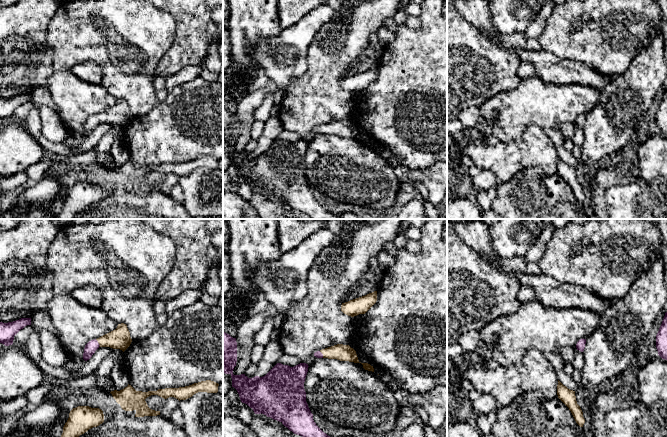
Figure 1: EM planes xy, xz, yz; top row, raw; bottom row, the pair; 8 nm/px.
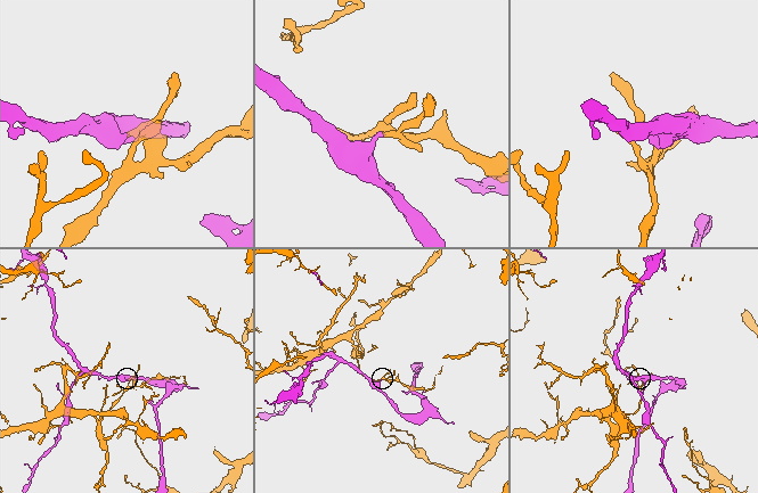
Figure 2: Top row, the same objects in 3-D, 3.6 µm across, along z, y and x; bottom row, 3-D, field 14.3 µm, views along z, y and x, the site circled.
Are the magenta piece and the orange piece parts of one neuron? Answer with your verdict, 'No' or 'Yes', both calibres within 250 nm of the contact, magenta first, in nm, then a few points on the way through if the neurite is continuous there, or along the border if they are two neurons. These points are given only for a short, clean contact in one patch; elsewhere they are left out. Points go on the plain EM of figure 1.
No. Thickness 90 nm (magenta) against 160 nm. Boundary: xy (95, 115), (99, 122)

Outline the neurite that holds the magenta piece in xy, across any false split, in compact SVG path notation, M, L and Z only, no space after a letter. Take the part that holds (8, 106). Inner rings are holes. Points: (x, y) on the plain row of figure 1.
M21 94L8 99L0 98L0 119L5 122L12 121L14 112L27 101L31 101L31 94Z

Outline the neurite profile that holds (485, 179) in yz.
M481 170L478 175L472 178L472 182L473 186L479 189L489 189L499 185L496 176L488 170Z

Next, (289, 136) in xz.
M284 130L280 135L279 135L279 138L278 139L281 139L283 141L288 141L290 143L294 143L298 140L300 140L299 138L299 135L296 134L296 133L293 133L291 131L286 131Z

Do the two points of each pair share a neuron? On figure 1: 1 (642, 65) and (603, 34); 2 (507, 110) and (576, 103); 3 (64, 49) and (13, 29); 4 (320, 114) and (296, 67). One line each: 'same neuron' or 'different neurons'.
1: different neurons
2: same neuron
3: different neurons
4: different neurons

